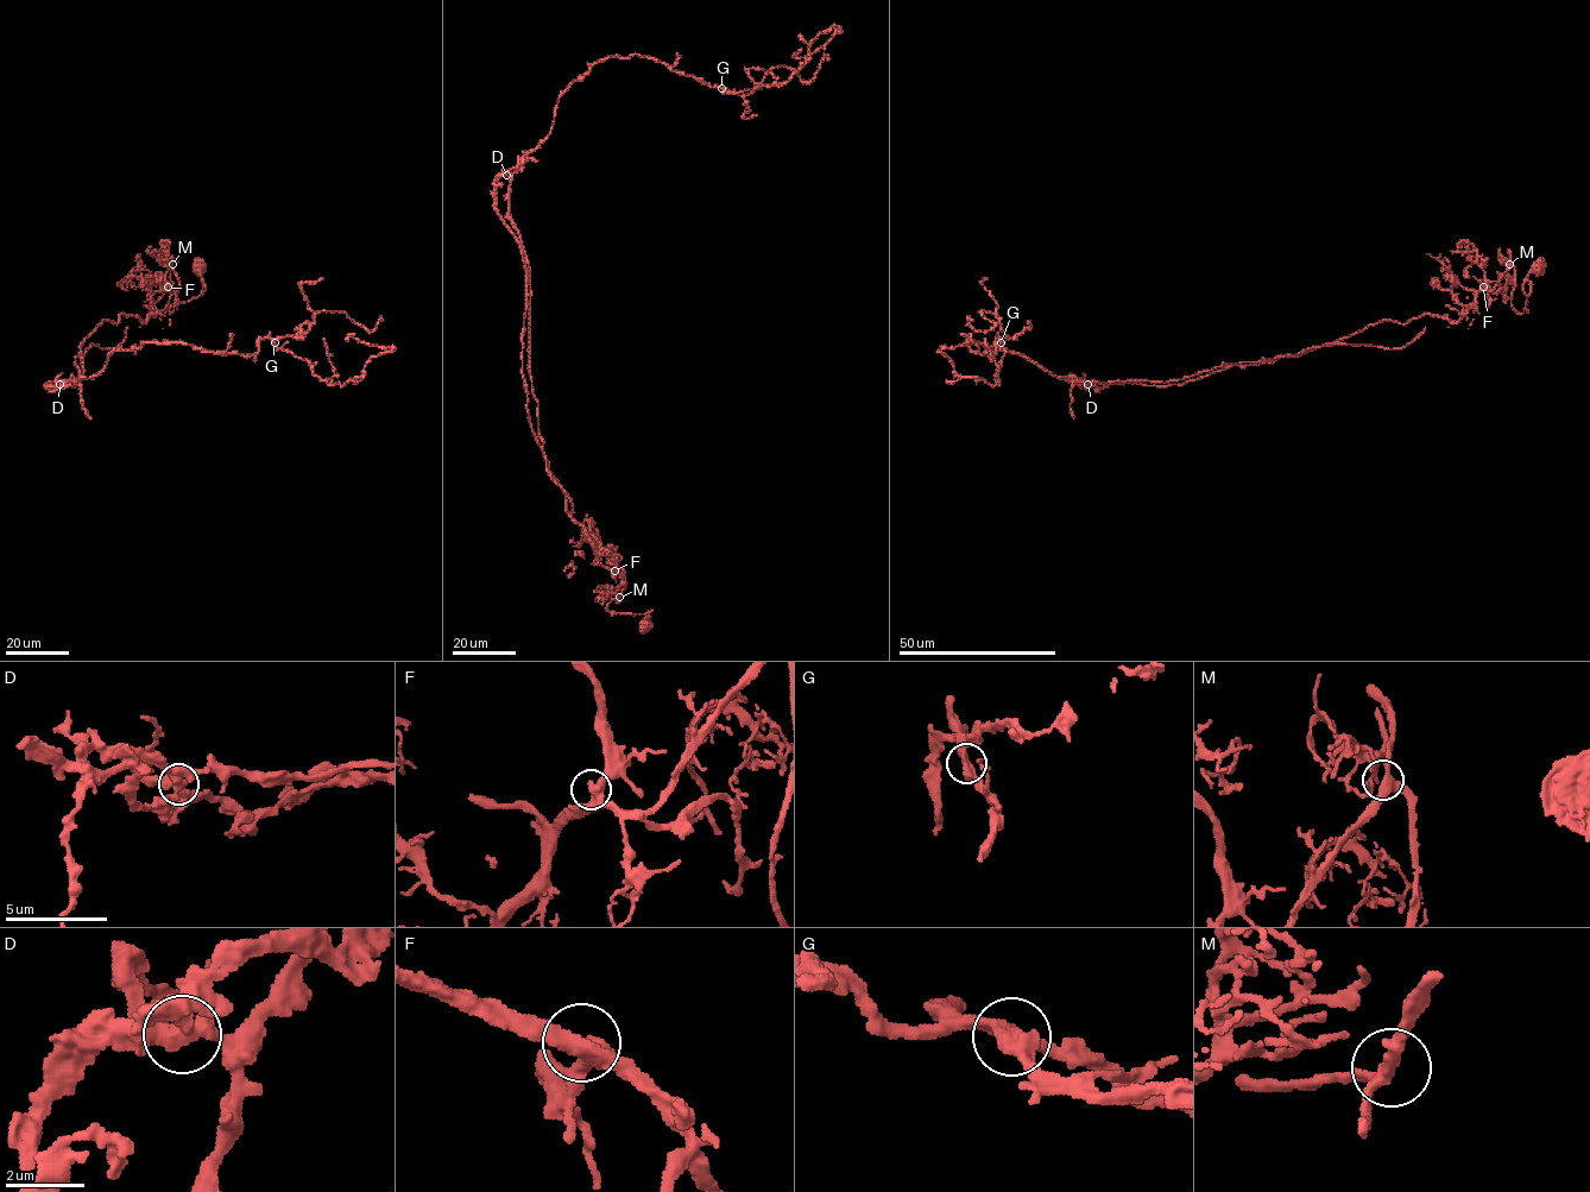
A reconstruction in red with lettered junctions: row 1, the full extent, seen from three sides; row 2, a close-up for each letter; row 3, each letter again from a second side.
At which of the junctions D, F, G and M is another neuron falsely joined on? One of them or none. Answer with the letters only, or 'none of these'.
D

